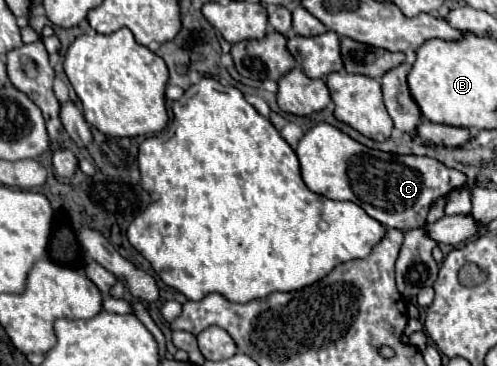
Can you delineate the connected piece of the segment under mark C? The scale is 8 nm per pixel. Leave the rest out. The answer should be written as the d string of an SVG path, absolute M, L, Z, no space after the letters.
M319 122L307 130L295 152L301 162L303 182L309 190L331 200L351 200L371 218L403 232L423 226L431 204L439 196L447 196L467 184L467 176L463 172L447 168L435 158L373 150L327 122Z

